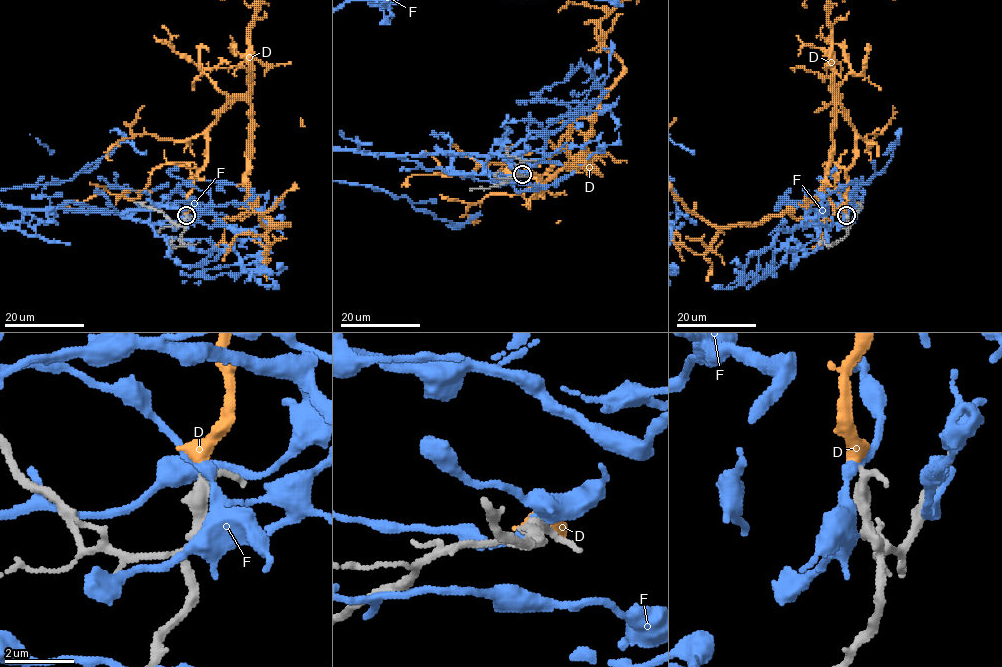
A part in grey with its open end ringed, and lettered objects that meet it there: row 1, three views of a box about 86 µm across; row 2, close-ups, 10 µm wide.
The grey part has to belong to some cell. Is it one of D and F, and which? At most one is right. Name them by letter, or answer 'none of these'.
D

